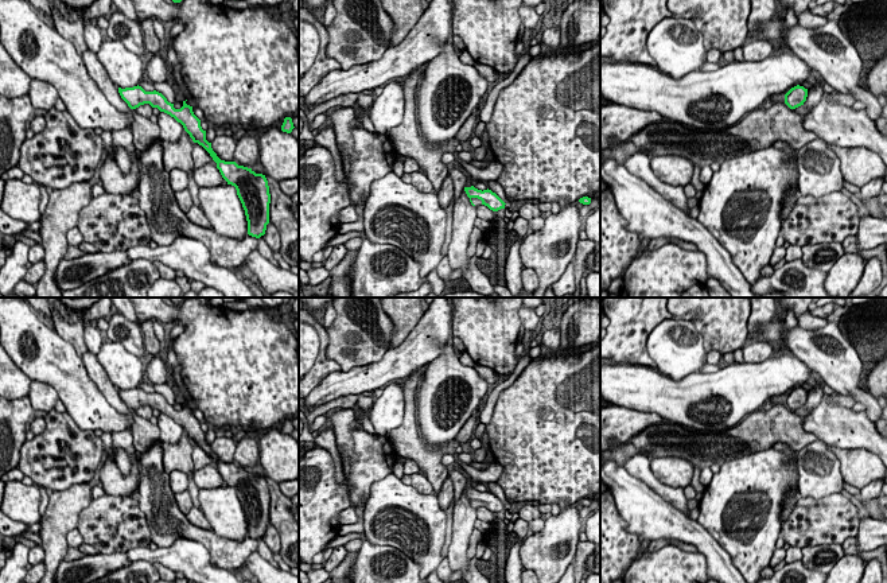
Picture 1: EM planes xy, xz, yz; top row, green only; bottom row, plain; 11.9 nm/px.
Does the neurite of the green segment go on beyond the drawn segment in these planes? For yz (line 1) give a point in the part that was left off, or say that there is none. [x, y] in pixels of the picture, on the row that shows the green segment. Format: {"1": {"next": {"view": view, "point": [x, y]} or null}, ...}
{"1": {"next": null}}

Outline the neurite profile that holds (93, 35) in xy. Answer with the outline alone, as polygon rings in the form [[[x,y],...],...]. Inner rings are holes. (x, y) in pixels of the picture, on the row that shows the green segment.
[[[86,22],[83,26],[83,36],[85,36],[87,48],[97,54],[97,51],[100,50],[104,42],[102,31],[97,26]]]

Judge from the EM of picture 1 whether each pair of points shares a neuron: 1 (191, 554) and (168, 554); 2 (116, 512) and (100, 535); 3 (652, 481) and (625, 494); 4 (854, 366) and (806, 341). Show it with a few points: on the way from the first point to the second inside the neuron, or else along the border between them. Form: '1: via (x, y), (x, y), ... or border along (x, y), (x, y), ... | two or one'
1: via (186, 554), (174, 554) | one
2: via (116, 517), (105, 529) | one
3: border along (623, 466), (630, 474), (644, 481), (670, 502) | two
4: via (841, 366), (831, 356), (819, 350) | one

